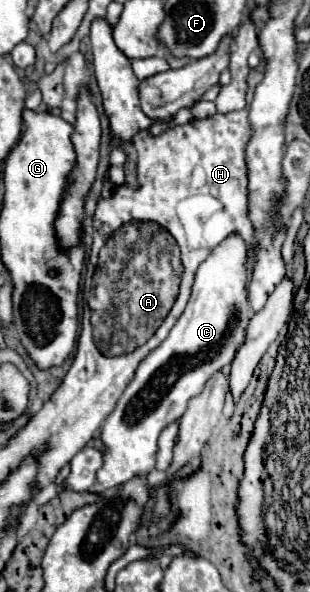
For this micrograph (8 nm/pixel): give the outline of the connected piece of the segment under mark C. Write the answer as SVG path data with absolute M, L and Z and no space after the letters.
M231 234L213 254L199 266L191 300L177 320L167 340L153 350L137 368L133 382L121 394L115 410L105 418L103 466L97 472L97 482L105 488L119 486L133 476L149 474L155 468L157 438L163 428L177 422L189 400L197 396L213 370L231 364L237 346L245 340L245 326L249 324L247 304L247 244L237 234Z

